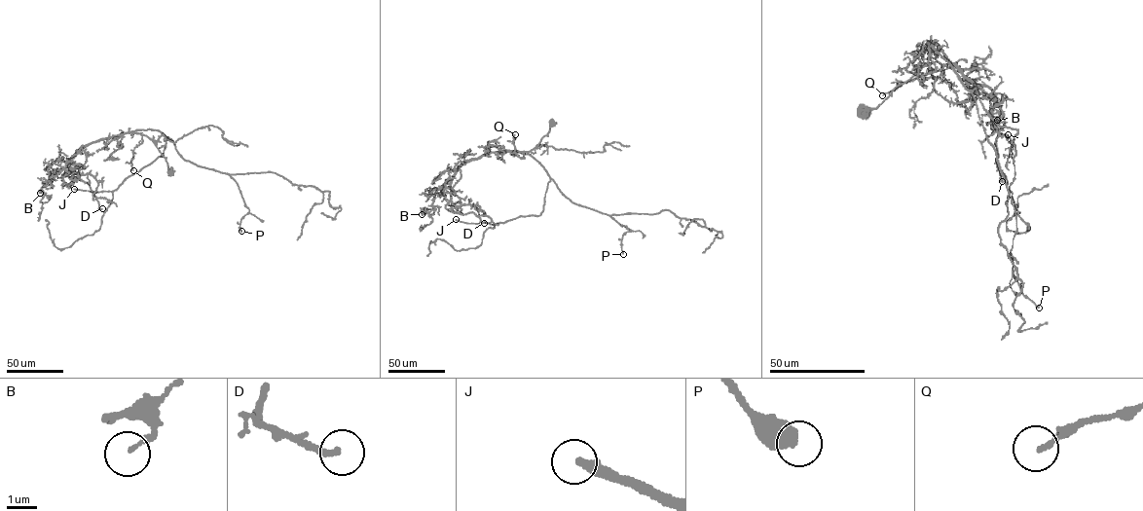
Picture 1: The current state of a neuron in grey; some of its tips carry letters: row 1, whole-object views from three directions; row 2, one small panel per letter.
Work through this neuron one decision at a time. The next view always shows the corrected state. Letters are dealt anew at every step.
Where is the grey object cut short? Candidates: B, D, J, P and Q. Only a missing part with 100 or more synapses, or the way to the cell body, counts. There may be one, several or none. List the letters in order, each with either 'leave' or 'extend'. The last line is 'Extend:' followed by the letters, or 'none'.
B: leave
D: leave
J: extend
P: leave
Q: leave
Extend: J

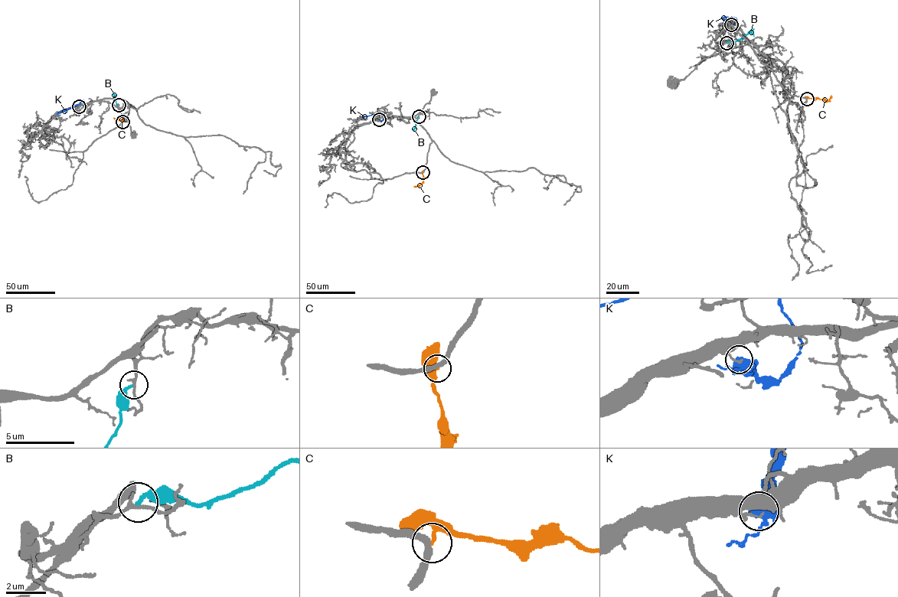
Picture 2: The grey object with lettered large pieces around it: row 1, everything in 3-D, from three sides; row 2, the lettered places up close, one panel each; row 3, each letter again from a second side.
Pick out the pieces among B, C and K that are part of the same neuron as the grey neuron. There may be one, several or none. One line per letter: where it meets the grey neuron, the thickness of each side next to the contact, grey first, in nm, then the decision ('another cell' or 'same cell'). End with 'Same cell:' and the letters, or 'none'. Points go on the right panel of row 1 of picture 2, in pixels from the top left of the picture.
B: (726, 43) | 180/190 nm | another cell
C: (807, 99) | 320/280 nm | another cell
K: (731, 24) | 120/480 nm | another cell
Same cell: none

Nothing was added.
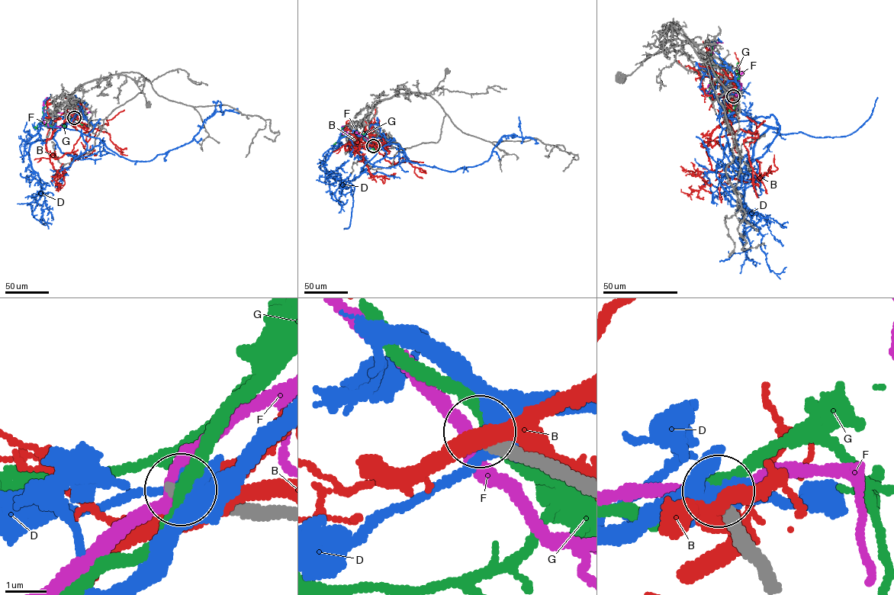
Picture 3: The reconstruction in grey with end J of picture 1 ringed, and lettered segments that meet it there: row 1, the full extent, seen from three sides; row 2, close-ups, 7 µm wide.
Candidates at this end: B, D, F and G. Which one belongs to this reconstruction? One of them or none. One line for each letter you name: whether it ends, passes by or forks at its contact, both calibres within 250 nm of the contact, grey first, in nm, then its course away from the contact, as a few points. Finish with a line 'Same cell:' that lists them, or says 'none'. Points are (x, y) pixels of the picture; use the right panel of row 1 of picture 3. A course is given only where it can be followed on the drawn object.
Same cell: none

